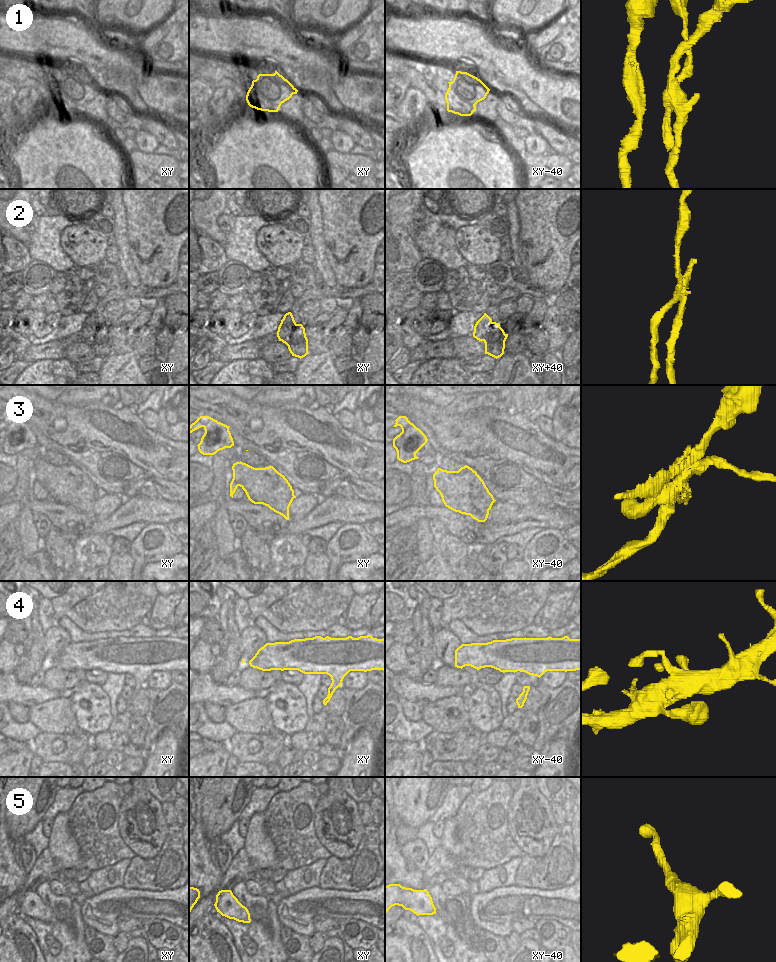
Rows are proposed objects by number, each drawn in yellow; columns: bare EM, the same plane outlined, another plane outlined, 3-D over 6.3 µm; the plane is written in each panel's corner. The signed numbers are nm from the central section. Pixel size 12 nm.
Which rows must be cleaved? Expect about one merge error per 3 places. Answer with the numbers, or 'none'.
1, 2, 3

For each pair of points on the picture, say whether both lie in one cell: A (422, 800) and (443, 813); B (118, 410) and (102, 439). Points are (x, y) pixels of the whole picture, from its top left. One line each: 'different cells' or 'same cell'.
A: different cells
B: different cells

